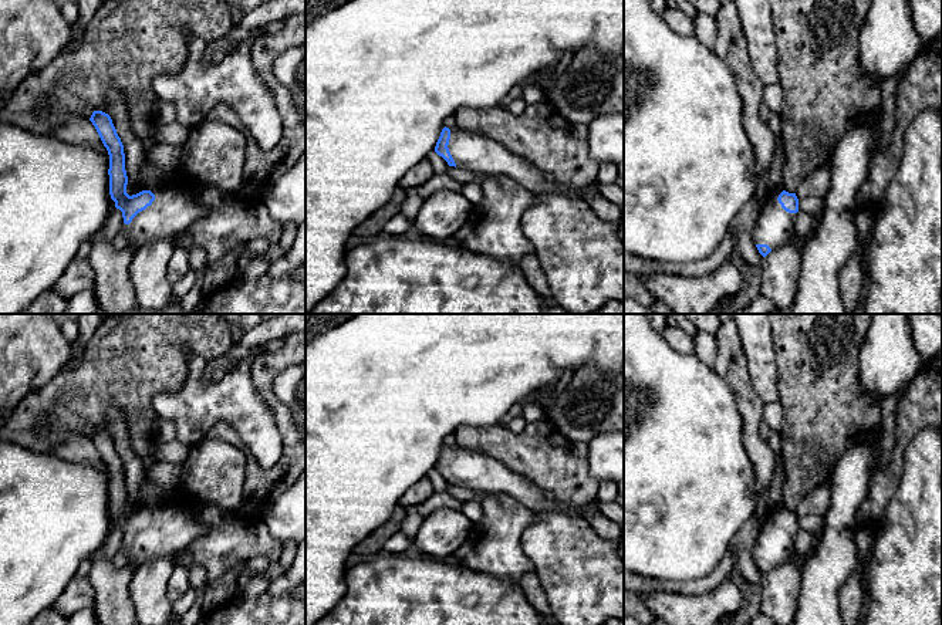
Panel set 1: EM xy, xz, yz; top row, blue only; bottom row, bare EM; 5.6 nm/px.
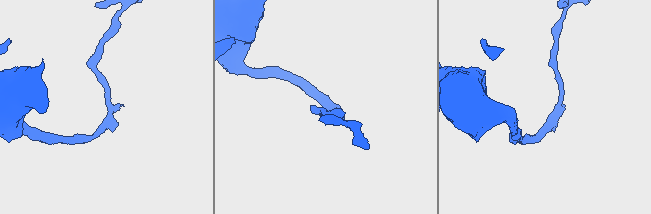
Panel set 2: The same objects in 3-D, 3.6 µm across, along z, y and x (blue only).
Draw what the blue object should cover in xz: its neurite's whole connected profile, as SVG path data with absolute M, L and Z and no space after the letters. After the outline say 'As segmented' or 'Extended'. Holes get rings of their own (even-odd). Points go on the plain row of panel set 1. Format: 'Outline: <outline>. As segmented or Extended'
Outline: M443 446L436 460L435 470L449 484L467 487L484 494L504 493L517 497L527 509L564 510L574 516L584 516L583 506L570 506L547 497L534 483L510 472L502 462L480 452Z. Extended

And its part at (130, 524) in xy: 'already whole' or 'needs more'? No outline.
needs more

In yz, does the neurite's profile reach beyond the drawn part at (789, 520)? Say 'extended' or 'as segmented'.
extended

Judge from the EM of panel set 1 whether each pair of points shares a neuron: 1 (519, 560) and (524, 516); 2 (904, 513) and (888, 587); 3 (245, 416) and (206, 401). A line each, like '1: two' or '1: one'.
1: one
2: one
3: one

